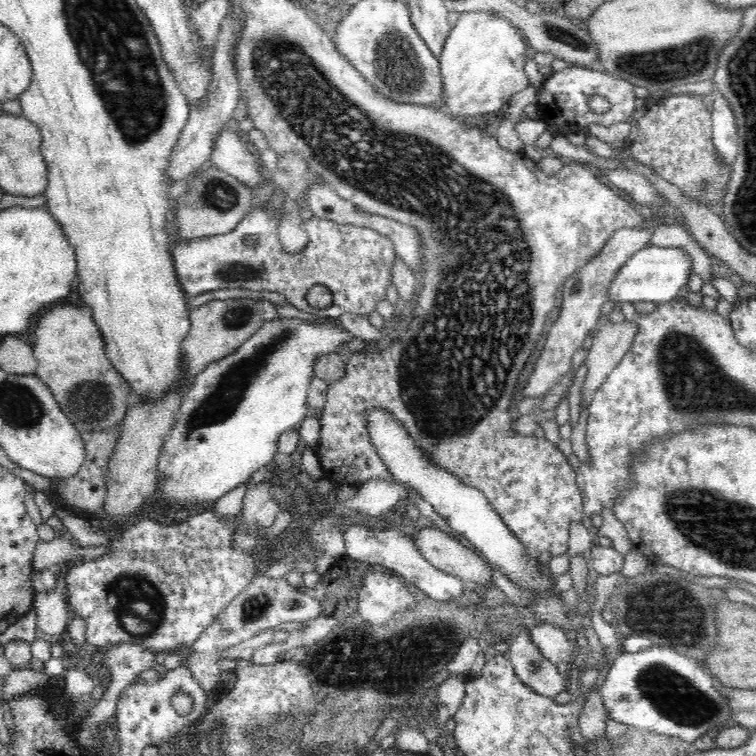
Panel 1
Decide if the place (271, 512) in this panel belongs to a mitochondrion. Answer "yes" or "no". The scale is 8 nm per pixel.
no

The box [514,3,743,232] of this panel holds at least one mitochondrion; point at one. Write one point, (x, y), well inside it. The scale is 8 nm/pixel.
(683, 62)

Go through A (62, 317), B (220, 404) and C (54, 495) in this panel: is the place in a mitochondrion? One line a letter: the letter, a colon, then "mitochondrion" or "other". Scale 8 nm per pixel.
A: other
B: mitochondrion
C: other

